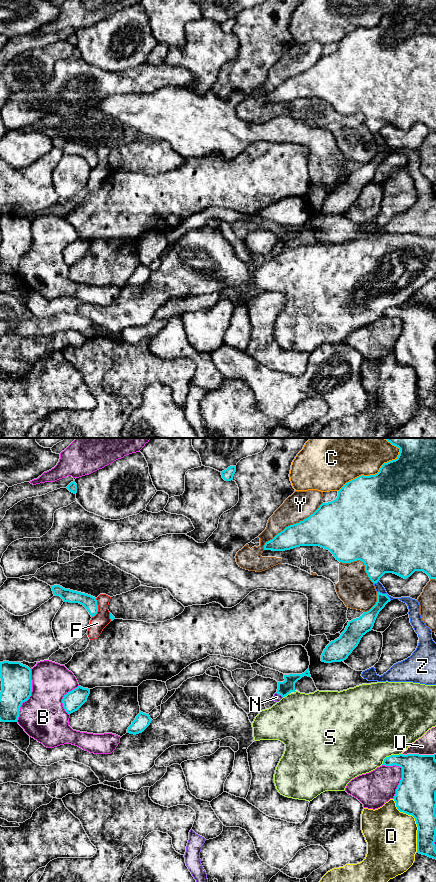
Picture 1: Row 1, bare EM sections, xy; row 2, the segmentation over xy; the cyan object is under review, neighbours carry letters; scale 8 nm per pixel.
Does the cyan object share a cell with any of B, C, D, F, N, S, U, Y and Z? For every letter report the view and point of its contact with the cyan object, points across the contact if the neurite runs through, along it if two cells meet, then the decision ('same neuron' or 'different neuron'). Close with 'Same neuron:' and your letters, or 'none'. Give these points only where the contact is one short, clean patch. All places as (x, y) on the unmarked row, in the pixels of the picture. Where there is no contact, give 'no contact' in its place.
B: contact xy (30, 247); different neuron
C: contact xy (372, 27); different neuron
D: contact xy (416, 374); different neuron
F: contact xy (97, 160); border xy (96, 150), (97, 164), (92, 169); different neuron
N: contact xy (279, 246); way xy (286, 239), (279, 246), (276, 249); same neuron
S: contact xy (389, 308); different neuron
U: contact xy (418, 306); different neuron
Y: contact xy (291, 77); different neuron
Z: contact xy (384, 146); different neuron
Same neuron: N

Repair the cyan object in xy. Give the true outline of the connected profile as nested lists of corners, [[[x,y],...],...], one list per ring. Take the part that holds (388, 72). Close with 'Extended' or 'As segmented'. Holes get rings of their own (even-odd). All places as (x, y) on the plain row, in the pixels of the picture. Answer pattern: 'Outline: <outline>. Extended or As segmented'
Outline: [[[399,0],[400,4],[395,12],[384,15],[375,27],[361,27],[346,35],[339,43],[335,52],[322,55],[308,70],[299,75],[286,79],[272,92],[264,97],[264,102],[285,103],[300,98],[319,98],[329,102],[333,108],[342,115],[351,115],[360,112],[365,117],[365,123],[375,136],[385,125],[393,125],[404,131],[410,129],[415,123],[423,123],[430,131],[436,132],[436,0]]]. As segmented

